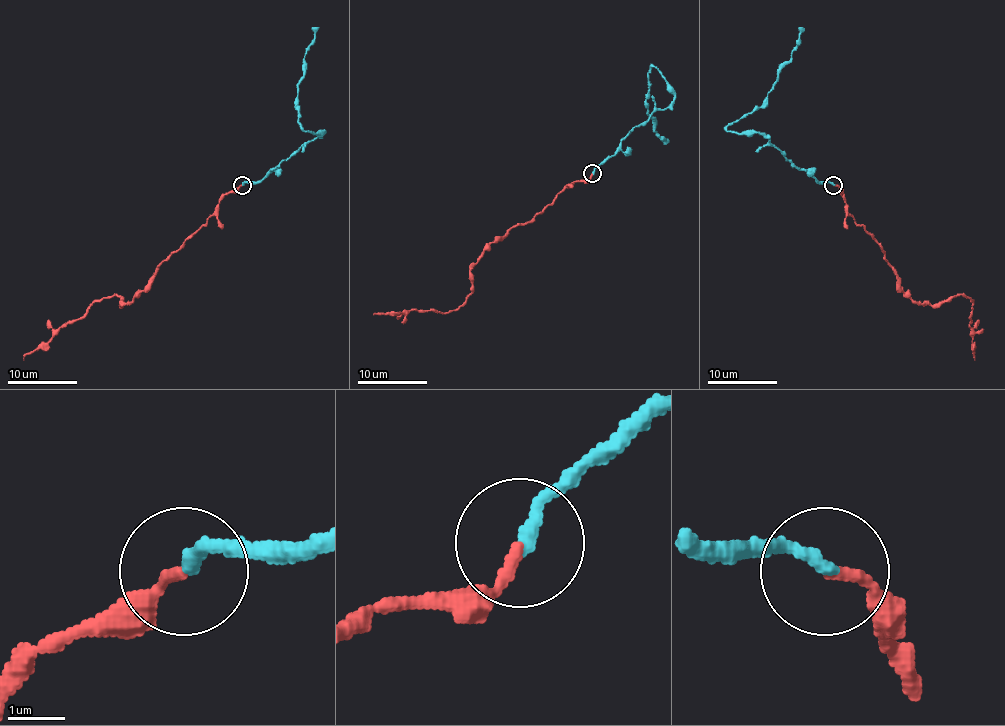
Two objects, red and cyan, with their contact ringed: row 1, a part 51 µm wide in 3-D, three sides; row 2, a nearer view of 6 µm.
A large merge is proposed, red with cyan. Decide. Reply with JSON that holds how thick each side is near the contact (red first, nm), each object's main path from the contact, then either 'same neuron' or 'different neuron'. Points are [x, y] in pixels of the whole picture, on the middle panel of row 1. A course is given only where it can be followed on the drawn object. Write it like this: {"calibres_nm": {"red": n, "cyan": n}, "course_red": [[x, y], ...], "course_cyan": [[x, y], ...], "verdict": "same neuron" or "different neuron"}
{"calibres_nm": {"red": 190, "cyan": 240}, "course_red": [[592, 173], [566, 185], [535, 217], [514, 225], [483, 253], [471, 271], [471, 295], [457, 309], [373, 314]], "course_cyan": [[592, 173], [624, 138], [673, 100], [673, 88], [653, 67], [646, 110], [653, 129], [669, 142]], "verdict": "different neuron"}

